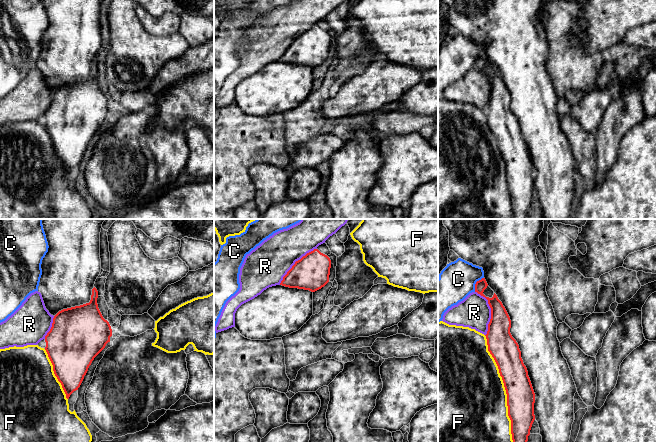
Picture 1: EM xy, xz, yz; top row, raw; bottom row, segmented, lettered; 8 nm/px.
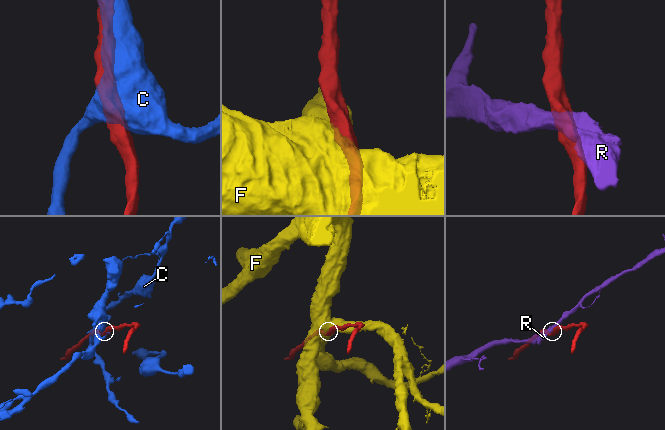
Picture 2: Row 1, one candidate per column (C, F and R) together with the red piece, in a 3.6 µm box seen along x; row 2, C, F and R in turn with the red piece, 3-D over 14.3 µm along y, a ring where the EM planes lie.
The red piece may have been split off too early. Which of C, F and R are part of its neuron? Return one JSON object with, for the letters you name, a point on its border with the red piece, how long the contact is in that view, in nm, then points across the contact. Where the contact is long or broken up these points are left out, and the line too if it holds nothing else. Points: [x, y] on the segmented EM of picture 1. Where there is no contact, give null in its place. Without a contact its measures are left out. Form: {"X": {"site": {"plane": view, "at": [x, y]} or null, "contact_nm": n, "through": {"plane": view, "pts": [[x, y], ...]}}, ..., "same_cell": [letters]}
{"same_cell": []}

